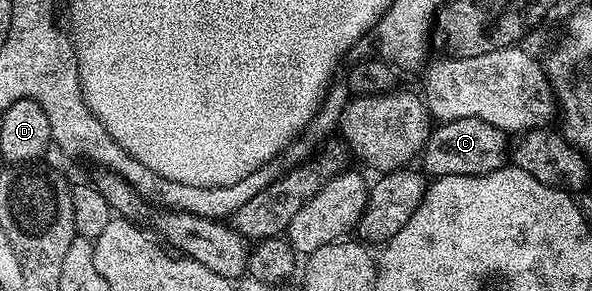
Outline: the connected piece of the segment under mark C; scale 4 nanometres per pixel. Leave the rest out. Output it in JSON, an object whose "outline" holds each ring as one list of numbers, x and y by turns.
{"outline":[[454,119,448,123,440,122,431,132,421,150,422,170,428,176,438,177,441,175,484,175,490,171,495,171,504,166,509,155,509,135,508,132,497,129,485,121,476,119]]}

